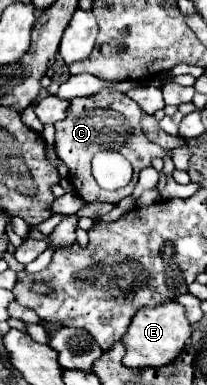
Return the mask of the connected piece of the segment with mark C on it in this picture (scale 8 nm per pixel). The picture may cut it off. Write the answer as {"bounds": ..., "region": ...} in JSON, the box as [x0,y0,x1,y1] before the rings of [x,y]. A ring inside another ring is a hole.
{"bounds":[55,89,171,205],"region":[[[101,89],[95,95],[89,97],[75,97],[69,101],[67,107],[67,117],[59,123],[55,123],[55,153],[57,157],[67,165],[69,169],[69,183],[73,187],[73,191],[77,195],[83,197],[83,201],[107,201],[117,205],[123,197],[133,193],[133,187],[139,179],[141,169],[149,167],[153,163],[155,157],[171,157],[171,149],[165,149],[153,141],[147,139],[147,135],[141,129],[141,119],[143,119],[143,111],[139,111],[139,105],[135,101],[131,101],[127,95],[119,93],[119,91],[109,91],[109,89]],[[109,115],[121,115],[121,127],[111,129],[111,127],[103,127],[107,125],[105,119],[109,119]],[[97,151],[119,151],[123,157],[127,157],[127,161],[133,165],[133,181],[119,189],[119,191],[105,191],[101,189],[93,175],[91,175],[91,157]]]}

